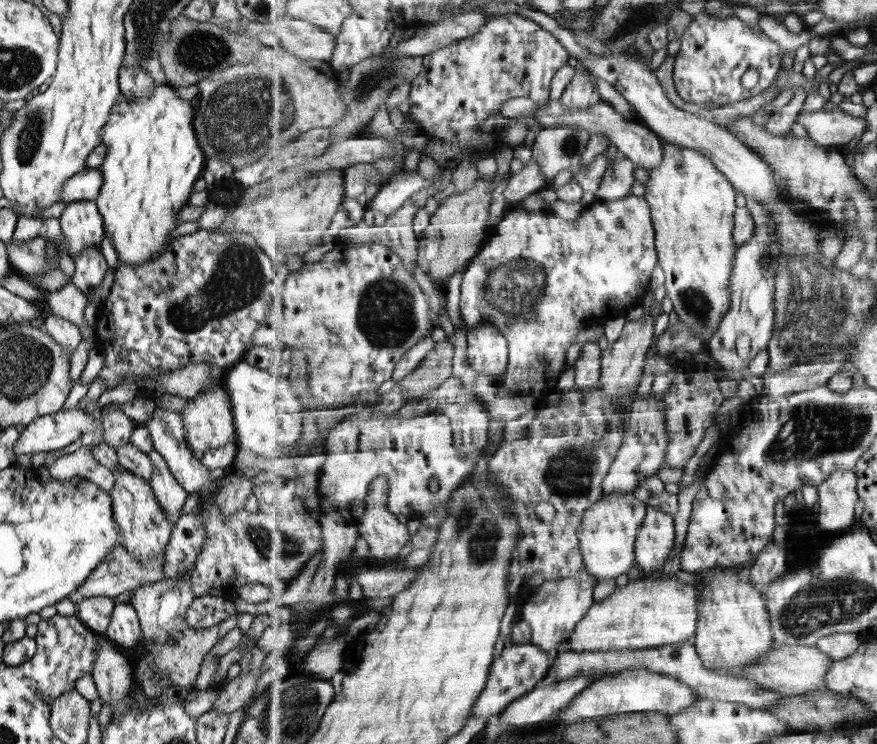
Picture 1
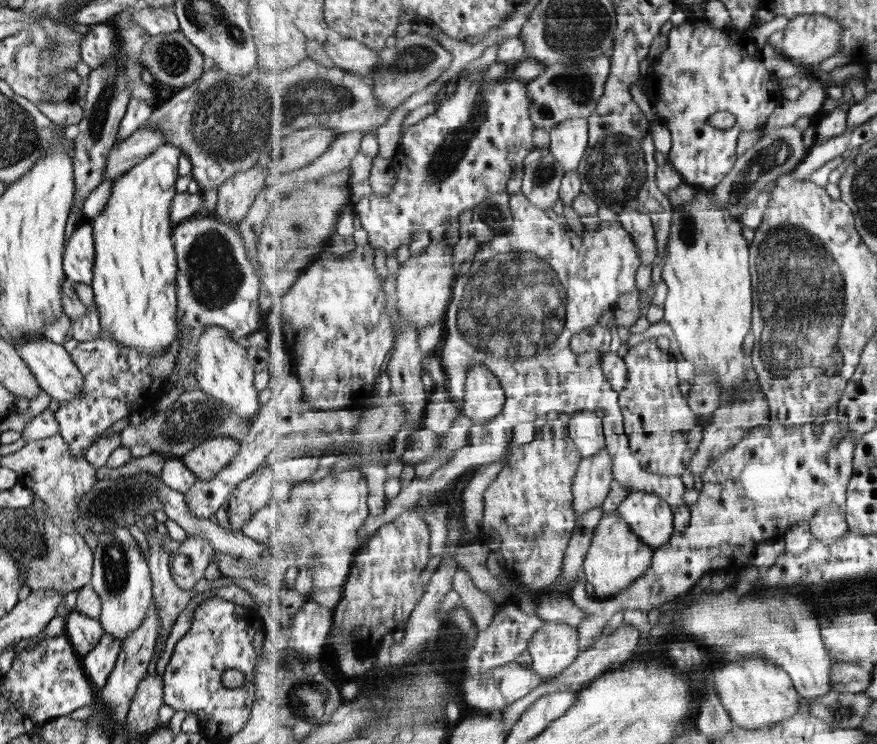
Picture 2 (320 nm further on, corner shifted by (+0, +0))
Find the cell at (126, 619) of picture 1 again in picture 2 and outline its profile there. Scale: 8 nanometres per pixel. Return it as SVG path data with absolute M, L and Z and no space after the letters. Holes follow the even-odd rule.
M103 633L95 647L82 657L81 667L83 667L86 678L90 680L91 687L95 691L99 691L105 685L119 655L120 648L121 641Z

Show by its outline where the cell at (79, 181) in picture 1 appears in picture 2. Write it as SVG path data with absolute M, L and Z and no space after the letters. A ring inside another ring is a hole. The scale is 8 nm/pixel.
M141 127L133 131L123 141L114 143L111 151L107 154L101 182L103 180L113 182L163 145L162 132L156 131L151 127Z

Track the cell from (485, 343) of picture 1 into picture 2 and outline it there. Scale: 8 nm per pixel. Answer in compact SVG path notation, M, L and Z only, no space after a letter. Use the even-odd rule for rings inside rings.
M476 364L470 370L466 380L466 401L463 414L467 415L473 425L489 423L502 413L506 404L506 390L500 382L499 377L484 364Z

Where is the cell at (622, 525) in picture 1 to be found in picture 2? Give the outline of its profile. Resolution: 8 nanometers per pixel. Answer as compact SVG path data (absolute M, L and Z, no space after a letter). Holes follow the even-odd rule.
M618 511L605 513L597 525L584 560L583 573L594 588L594 597L598 600L607 600L629 588L650 570L651 565L654 564L654 554L655 548L643 542Z

